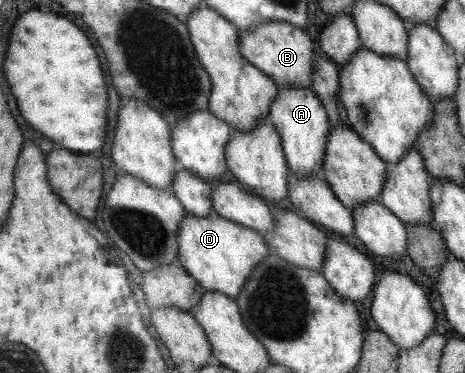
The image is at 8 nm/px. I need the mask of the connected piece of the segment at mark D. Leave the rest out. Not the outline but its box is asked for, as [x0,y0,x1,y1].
[176,212,270,297]

